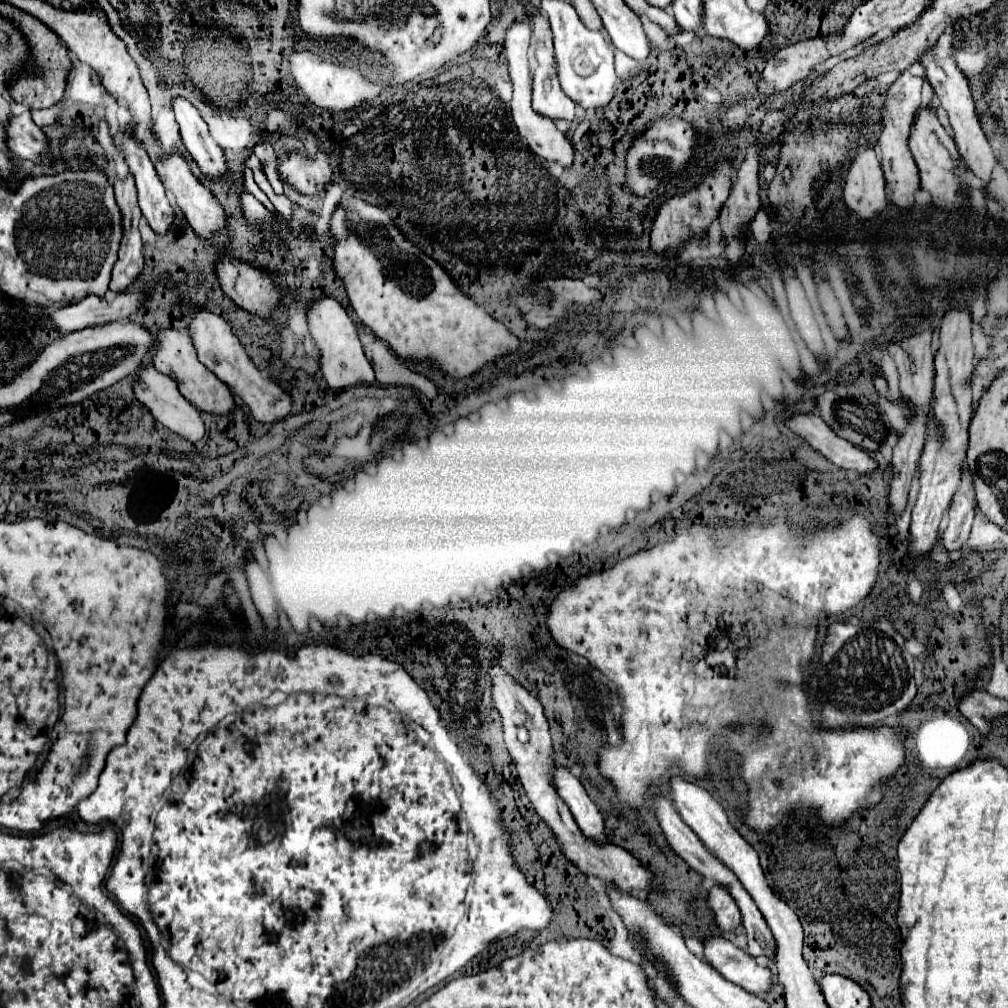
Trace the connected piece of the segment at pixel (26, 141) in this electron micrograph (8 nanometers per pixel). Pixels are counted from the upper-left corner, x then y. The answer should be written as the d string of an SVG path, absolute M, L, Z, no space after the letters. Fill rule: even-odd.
M23 111L21 115L11 115L5 123L7 147L17 153L21 159L49 165L51 153L47 149L47 137L43 131L33 123L31 113Z

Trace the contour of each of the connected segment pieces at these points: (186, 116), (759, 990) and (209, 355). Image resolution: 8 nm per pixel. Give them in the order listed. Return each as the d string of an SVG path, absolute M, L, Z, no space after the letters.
M173 97L173 111L181 127L181 139L191 159L201 167L205 175L217 179L221 173L227 171L225 155L215 139L209 135L207 123L185 97Z
M723 937L705 941L705 957L727 981L743 987L745 991L763 997L773 989L773 973L769 967L759 965L749 953L737 949Z
M197 311L195 315L189 315L189 335L193 337L197 355L201 363L205 363L225 385L231 387L235 395L243 399L243 403L251 409L251 417L259 423L275 423L291 413L293 399L287 391L283 391L275 381L267 379L261 375L261 371L255 367L243 345L237 341L233 335L231 327L223 321L223 317L207 313L207 311Z

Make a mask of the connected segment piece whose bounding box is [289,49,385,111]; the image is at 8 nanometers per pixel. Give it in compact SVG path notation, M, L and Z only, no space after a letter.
M307 49L305 51L295 51L289 57L289 63L291 63L293 83L297 87L301 87L301 91L305 93L305 97L309 97L315 105L319 105L323 109L347 111L347 109L359 107L363 101L377 99L381 95L381 91L385 89L385 83L369 81L369 79L365 79L363 75L359 75L349 65L337 65L333 61L317 59L317 55L313 51L307 51Z

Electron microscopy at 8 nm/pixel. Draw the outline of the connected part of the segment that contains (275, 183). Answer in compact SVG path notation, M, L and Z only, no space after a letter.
M261 142L254 147L253 153L259 158L262 165L264 166L265 175L274 192L278 195L283 194L283 182L276 173L277 154L271 144L268 142Z

